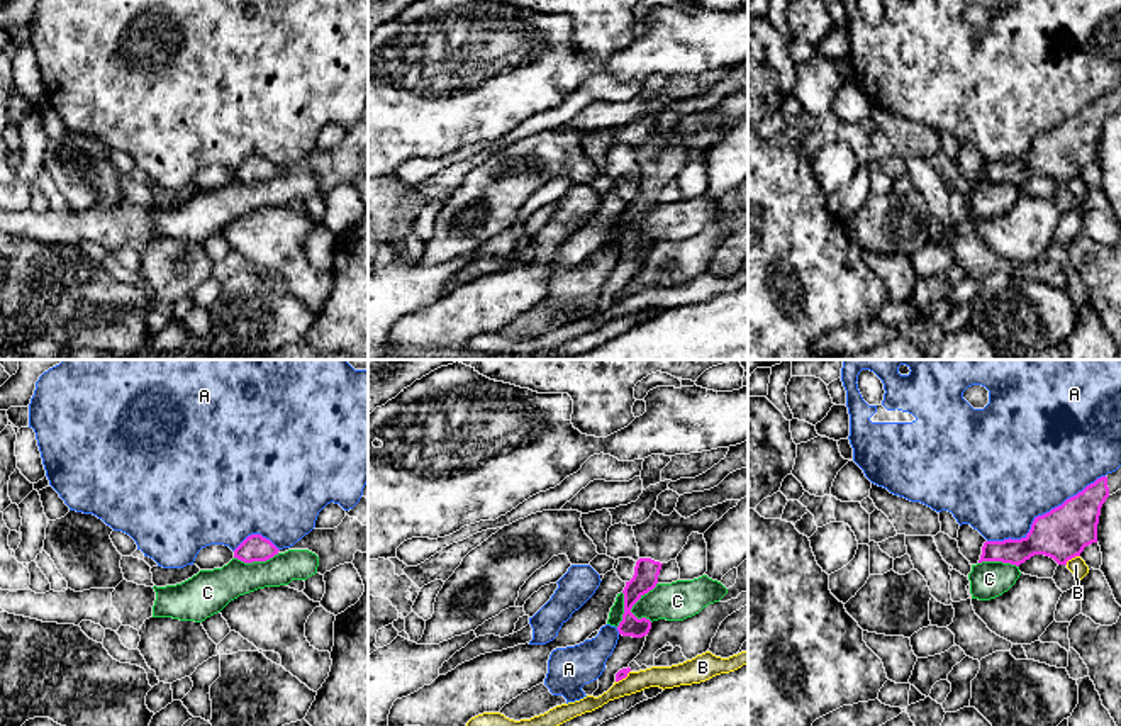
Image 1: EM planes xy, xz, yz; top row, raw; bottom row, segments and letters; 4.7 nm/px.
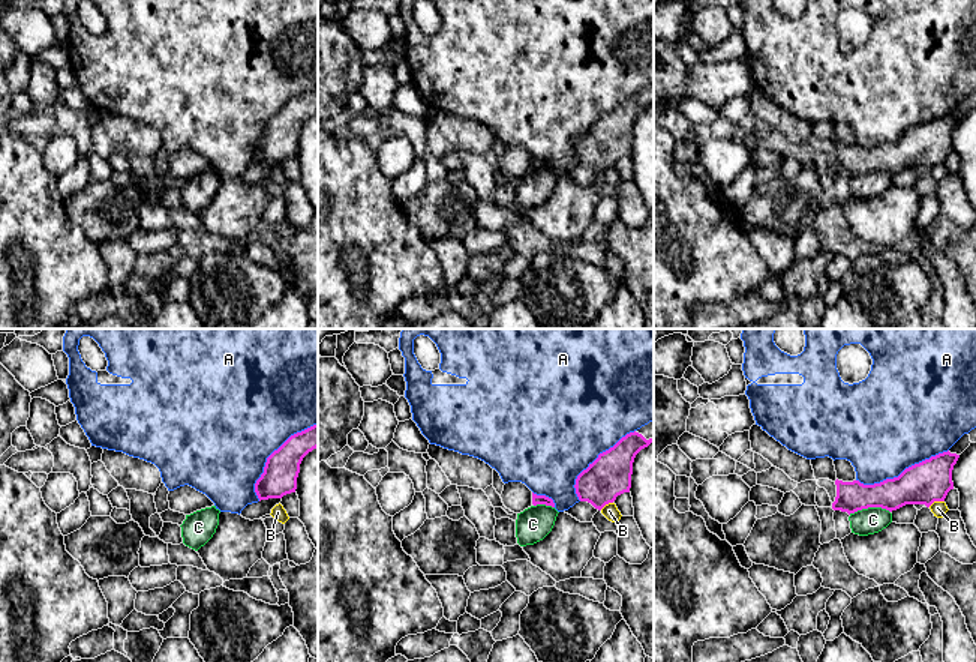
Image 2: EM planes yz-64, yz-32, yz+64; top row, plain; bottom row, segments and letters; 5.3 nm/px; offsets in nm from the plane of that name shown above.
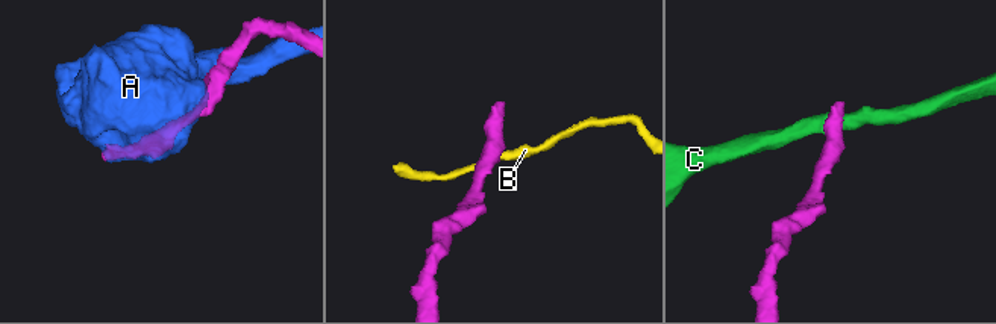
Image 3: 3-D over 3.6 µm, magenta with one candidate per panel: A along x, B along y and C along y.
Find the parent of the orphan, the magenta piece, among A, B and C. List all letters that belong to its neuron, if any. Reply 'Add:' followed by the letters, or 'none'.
Add: none

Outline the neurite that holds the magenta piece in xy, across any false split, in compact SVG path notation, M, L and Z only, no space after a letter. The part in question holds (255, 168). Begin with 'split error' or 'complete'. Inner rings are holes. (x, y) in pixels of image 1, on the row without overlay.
complete | M251 154L234 170L234 178L244 183L266 182L278 175L278 171L270 159L261 154Z

